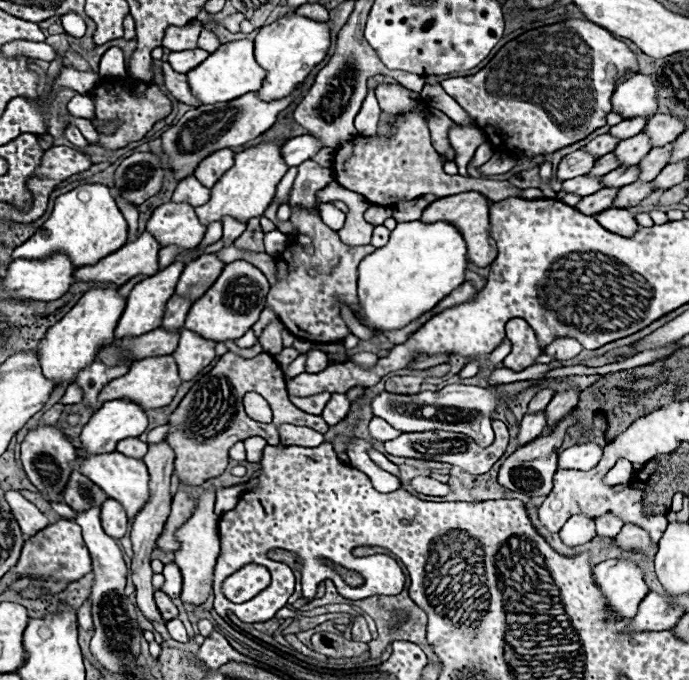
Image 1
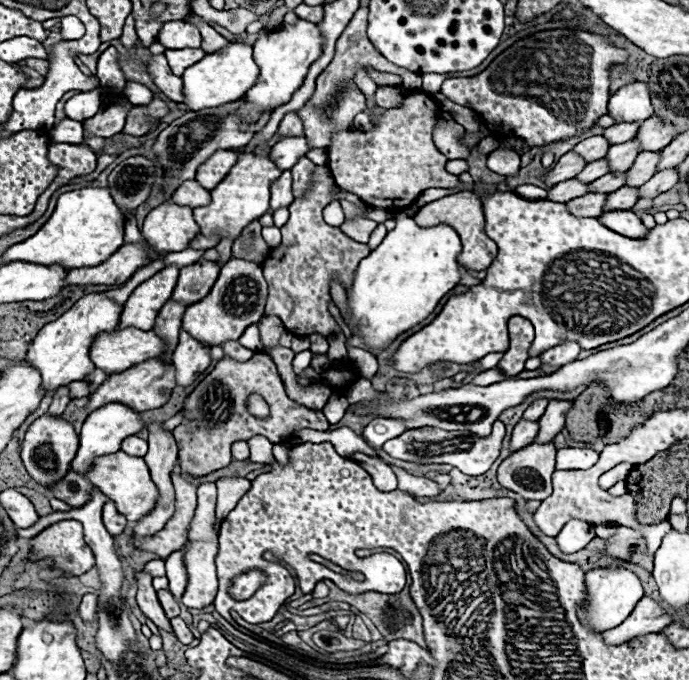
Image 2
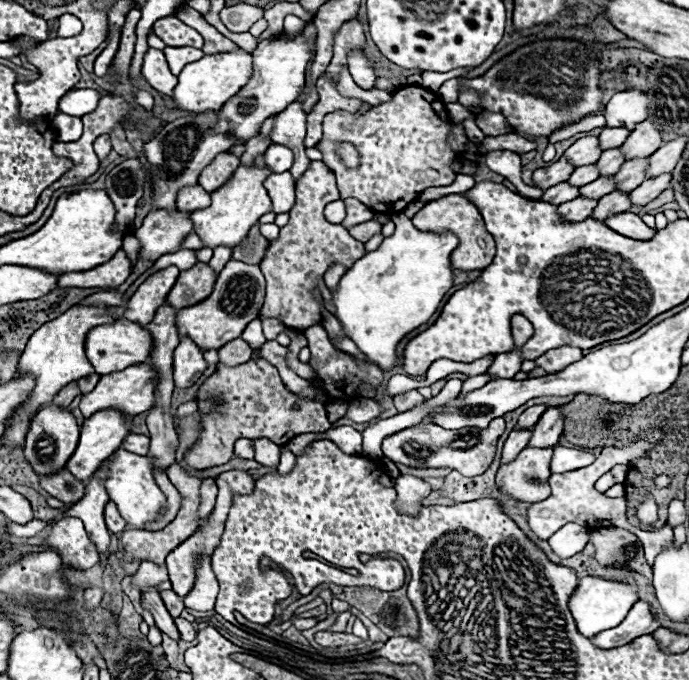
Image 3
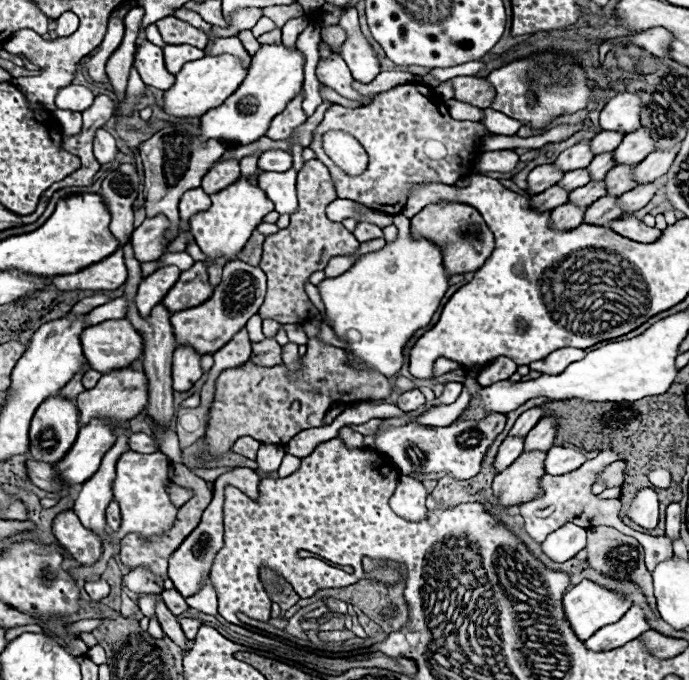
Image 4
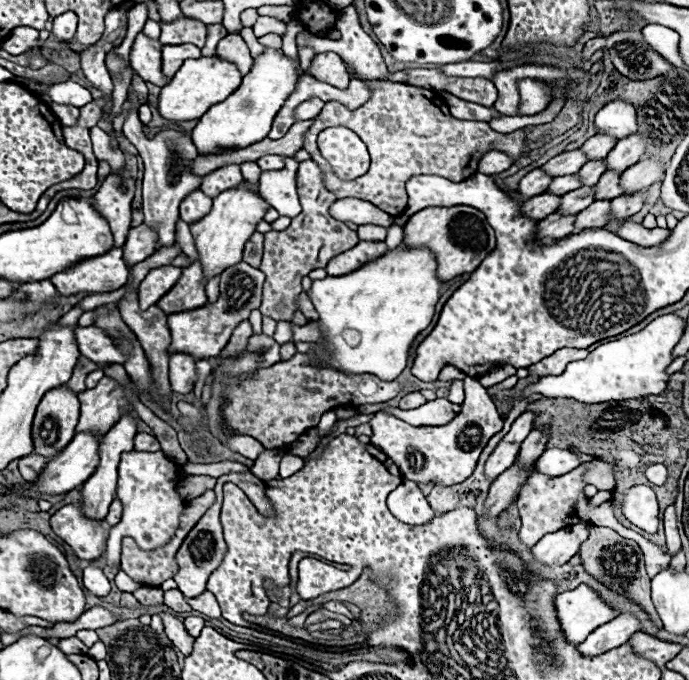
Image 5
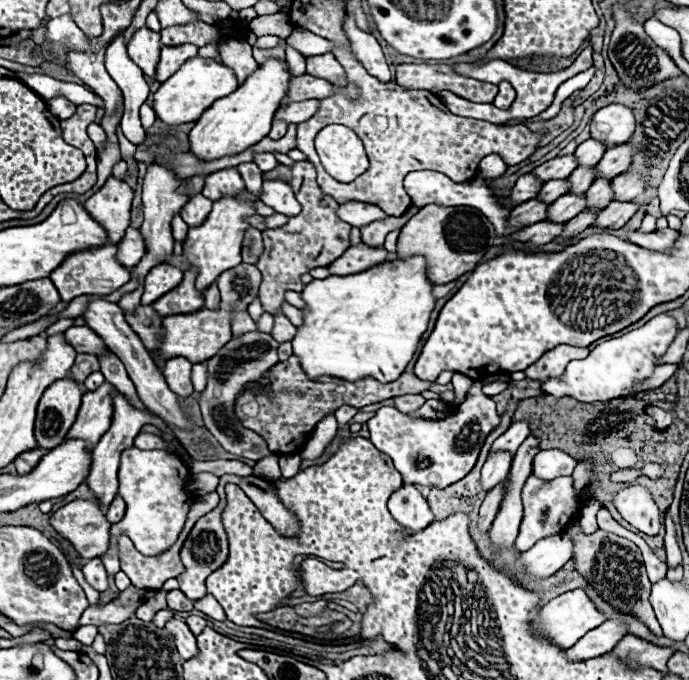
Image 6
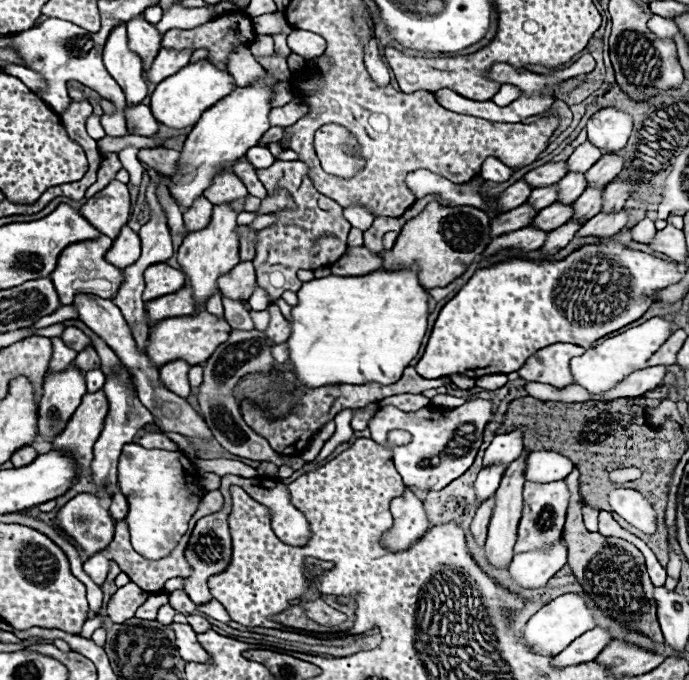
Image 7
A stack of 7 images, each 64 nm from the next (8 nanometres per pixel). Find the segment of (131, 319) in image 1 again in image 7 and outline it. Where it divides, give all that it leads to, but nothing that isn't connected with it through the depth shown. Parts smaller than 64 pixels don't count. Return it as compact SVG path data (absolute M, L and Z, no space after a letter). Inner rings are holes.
M164 262L156 264L156 266L148 266L144 272L144 300L154 300L166 294L174 294L178 290L182 290L184 286L184 274Z

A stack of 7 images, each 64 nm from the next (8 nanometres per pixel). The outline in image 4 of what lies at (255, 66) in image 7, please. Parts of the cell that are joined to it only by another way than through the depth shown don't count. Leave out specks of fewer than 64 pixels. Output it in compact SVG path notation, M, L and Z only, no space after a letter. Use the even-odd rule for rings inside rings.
M236 36L216 38L216 40L210 44L210 54L234 54L236 58L240 58L242 66L248 68L248 64L250 64L250 54L246 52L246 48L242 46L242 42L240 42Z

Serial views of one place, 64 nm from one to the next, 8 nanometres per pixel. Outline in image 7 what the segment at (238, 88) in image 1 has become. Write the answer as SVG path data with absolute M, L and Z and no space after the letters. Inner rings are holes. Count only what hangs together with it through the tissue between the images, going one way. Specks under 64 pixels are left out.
M198 60L196 64L184 66L178 74L172 74L170 78L162 80L156 86L156 90L150 96L150 110L152 110L152 116L168 128L194 126L202 116L202 112L206 112L218 100L226 98L234 88L236 88L234 78L230 74L218 70L214 64L206 60Z

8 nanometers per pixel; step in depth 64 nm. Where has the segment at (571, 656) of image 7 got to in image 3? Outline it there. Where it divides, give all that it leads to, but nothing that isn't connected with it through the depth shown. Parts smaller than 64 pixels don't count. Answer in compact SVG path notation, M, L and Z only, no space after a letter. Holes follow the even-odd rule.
M638 600L618 626L610 630L602 630L602 634L596 634L592 642L600 648L618 648L622 644L632 642L638 636L652 634L656 628L660 628L660 624L658 620L652 618L648 602Z

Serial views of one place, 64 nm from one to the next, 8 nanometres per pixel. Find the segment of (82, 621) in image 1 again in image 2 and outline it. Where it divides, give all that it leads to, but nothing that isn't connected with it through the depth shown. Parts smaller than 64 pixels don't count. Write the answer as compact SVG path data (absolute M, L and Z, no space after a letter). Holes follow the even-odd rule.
M98 592L84 594L82 604L80 604L80 616L82 616L84 622L88 622L88 620L94 618L94 614L96 614L96 598L98 598Z

